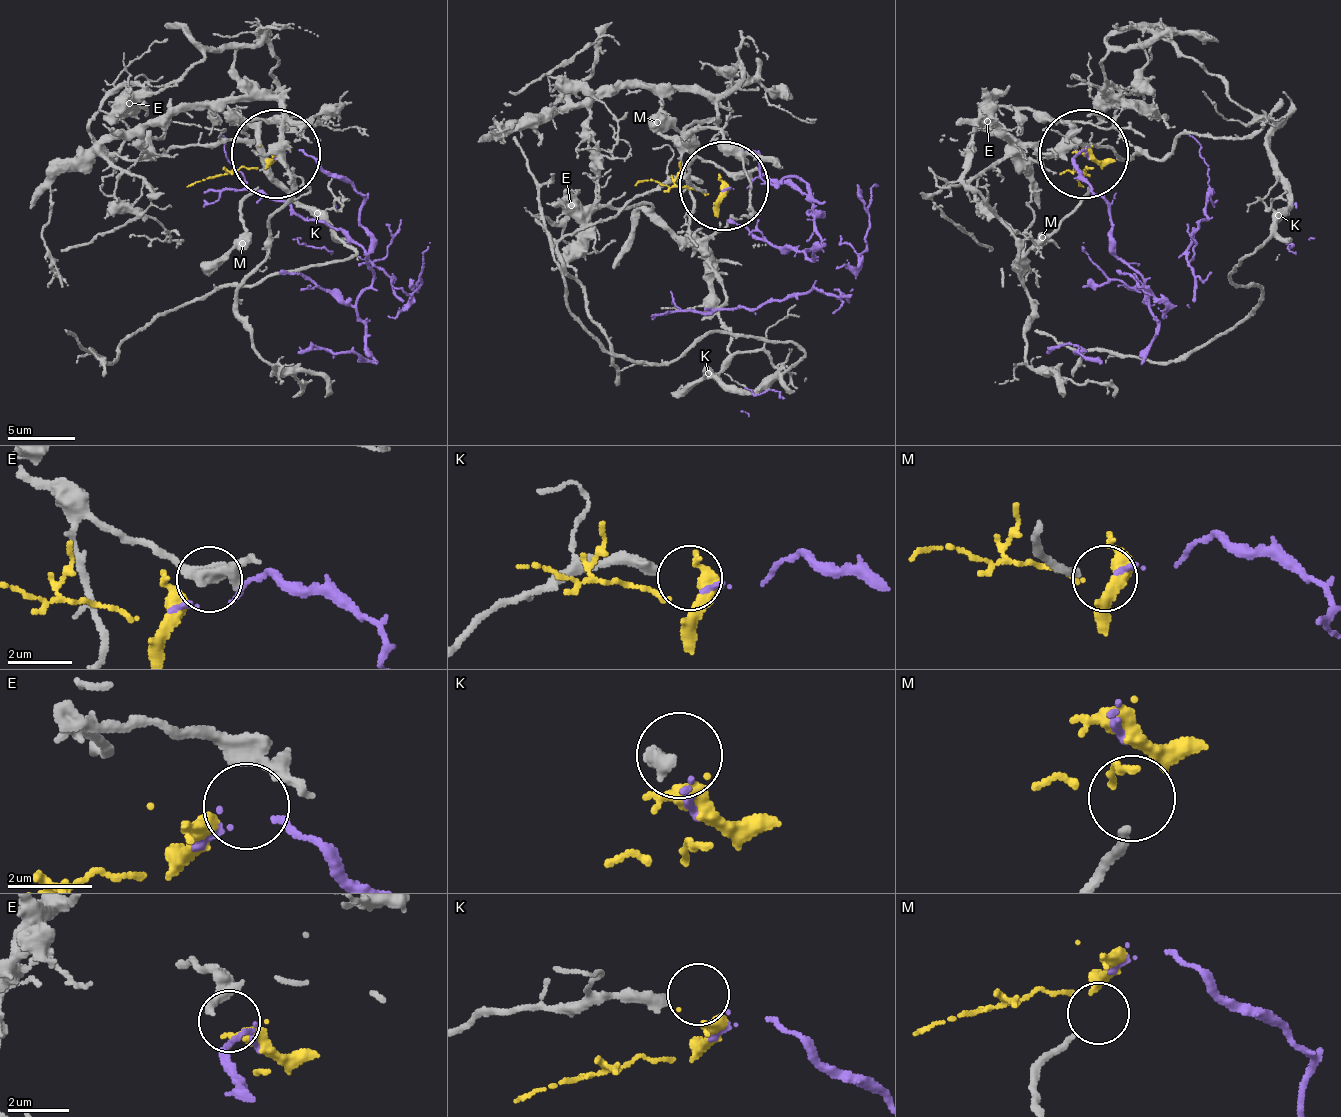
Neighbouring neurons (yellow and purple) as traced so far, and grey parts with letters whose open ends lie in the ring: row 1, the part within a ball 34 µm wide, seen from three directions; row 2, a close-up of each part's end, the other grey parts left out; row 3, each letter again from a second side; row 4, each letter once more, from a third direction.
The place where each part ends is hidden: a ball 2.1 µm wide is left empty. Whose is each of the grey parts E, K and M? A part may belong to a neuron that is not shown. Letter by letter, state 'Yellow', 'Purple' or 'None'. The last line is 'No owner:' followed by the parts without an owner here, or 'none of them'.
E: Yellow
K: None
M: None
No owner: K, M

